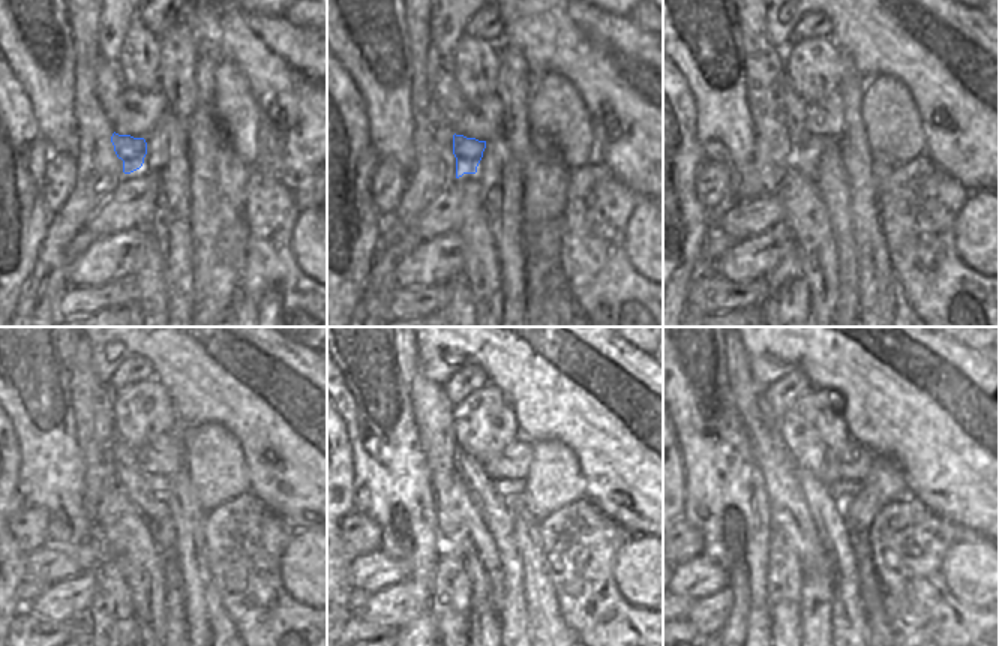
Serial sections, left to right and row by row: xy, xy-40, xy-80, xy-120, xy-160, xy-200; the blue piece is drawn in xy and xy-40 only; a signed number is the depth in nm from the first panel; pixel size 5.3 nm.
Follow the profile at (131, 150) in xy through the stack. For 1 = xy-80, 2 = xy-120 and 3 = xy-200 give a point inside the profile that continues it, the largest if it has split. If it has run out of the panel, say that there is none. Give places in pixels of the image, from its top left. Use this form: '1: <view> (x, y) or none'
1: xy-80 (810, 150)
2: xy-120 (158, 484)
3: xy-200 (843, 489)

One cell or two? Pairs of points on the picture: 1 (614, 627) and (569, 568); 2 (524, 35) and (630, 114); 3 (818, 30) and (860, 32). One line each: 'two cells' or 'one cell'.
1: one cell
2: one cell
3: two cells

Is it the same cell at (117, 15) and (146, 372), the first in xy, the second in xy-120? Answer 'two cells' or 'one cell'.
two cells

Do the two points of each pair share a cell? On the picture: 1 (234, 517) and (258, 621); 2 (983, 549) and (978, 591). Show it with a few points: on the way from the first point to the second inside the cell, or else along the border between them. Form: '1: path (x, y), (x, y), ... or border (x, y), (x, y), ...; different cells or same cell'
1: path (245, 543), (245, 571), (252, 595); same cell
2: path (983, 559), (983, 573), (978, 580); same cell

